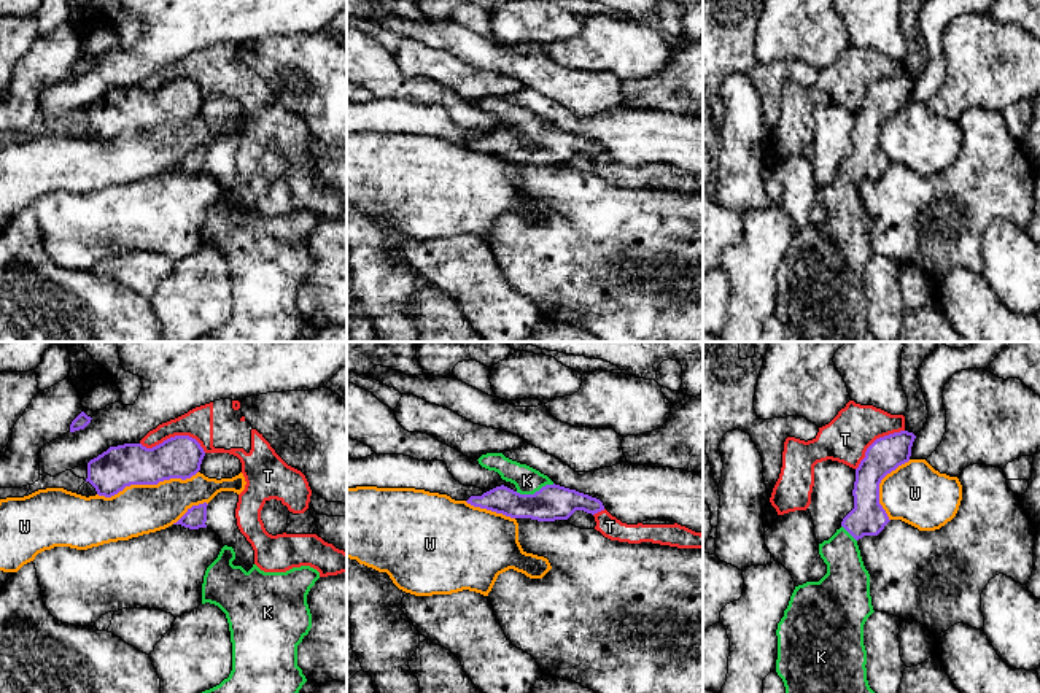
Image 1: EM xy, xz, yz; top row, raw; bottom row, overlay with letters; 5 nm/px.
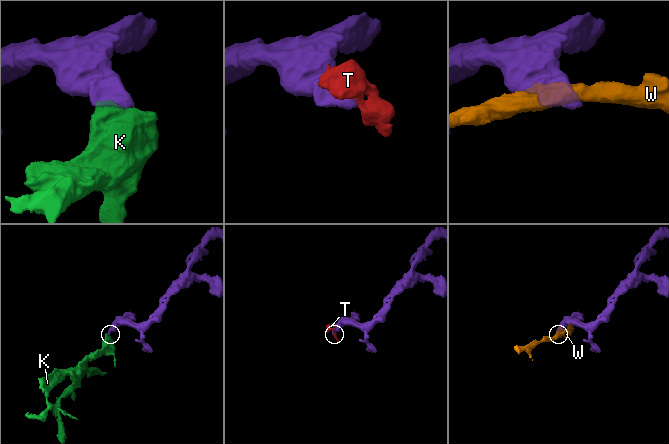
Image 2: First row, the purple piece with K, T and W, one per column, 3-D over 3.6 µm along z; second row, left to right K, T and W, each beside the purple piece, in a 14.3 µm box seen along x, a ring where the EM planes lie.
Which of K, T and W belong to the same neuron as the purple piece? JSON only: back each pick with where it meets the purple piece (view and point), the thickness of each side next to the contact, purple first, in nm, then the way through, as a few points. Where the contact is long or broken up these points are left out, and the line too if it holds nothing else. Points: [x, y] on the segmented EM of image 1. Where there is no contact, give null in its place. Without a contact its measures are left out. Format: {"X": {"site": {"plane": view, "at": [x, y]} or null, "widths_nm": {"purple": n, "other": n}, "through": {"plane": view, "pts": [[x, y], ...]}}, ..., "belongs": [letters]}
{"K": {"site": {"plane": "xz", "at": [536, 491]}, "widths_nm": {"purple": 180, "other": 140}}, "belongs": ["K"]}

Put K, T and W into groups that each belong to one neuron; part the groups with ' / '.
K / T / W

